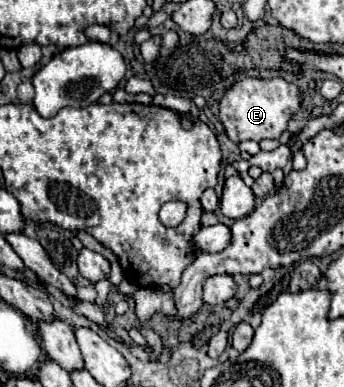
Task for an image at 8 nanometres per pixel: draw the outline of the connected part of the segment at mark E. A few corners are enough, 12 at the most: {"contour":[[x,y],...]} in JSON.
{"contour":[[284,78],[234,82],[218,102],[232,142],[280,138],[302,92]]}

